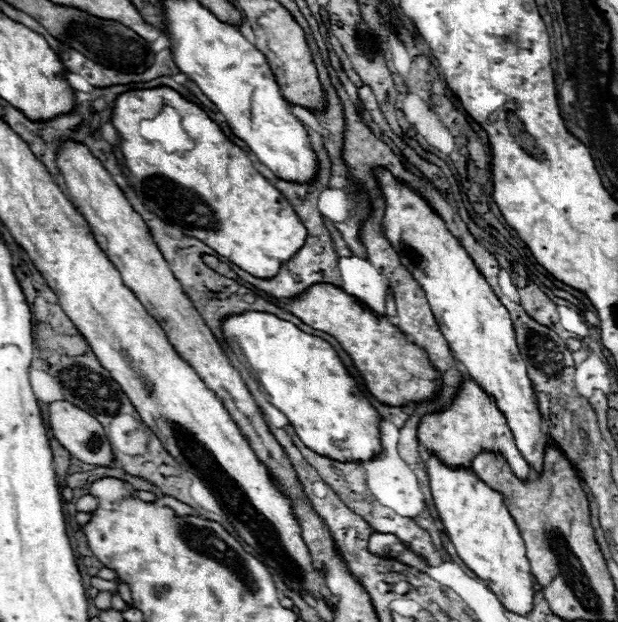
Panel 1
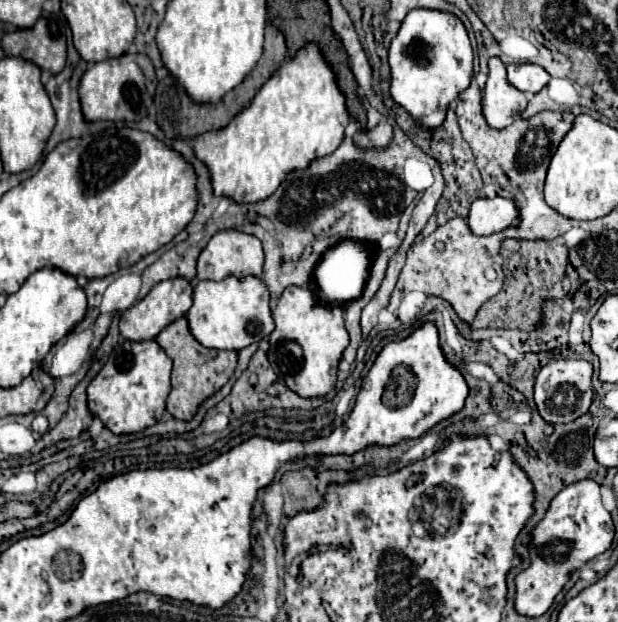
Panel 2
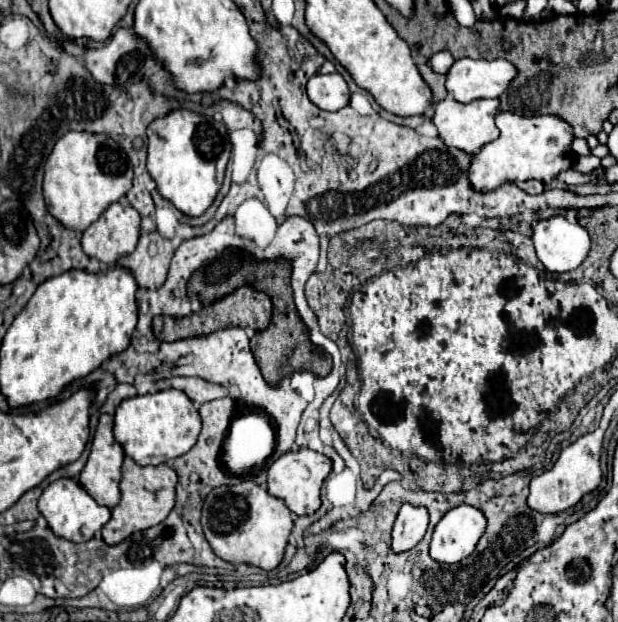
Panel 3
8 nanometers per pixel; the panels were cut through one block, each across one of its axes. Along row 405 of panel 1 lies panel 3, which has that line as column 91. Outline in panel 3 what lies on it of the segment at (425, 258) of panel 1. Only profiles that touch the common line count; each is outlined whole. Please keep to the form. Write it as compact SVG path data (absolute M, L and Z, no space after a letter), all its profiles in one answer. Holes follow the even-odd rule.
M58 478L50 486L44 488L40 500L38 500L40 514L48 520L48 526L54 530L56 536L72 540L72 542L86 542L94 538L96 532L102 530L102 526L110 520L110 508L100 506L76 480L72 478Z

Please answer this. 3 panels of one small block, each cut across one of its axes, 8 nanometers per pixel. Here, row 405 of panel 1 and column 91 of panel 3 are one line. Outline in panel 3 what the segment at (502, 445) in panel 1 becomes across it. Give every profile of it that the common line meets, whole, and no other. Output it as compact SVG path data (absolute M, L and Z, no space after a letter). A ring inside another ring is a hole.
M102 414L96 434L94 434L94 442L92 442L92 450L88 456L88 462L80 474L80 484L82 488L102 506L114 508L120 502L120 478L122 478L122 462L124 462L124 448L116 442L114 438L114 418L110 414Z

